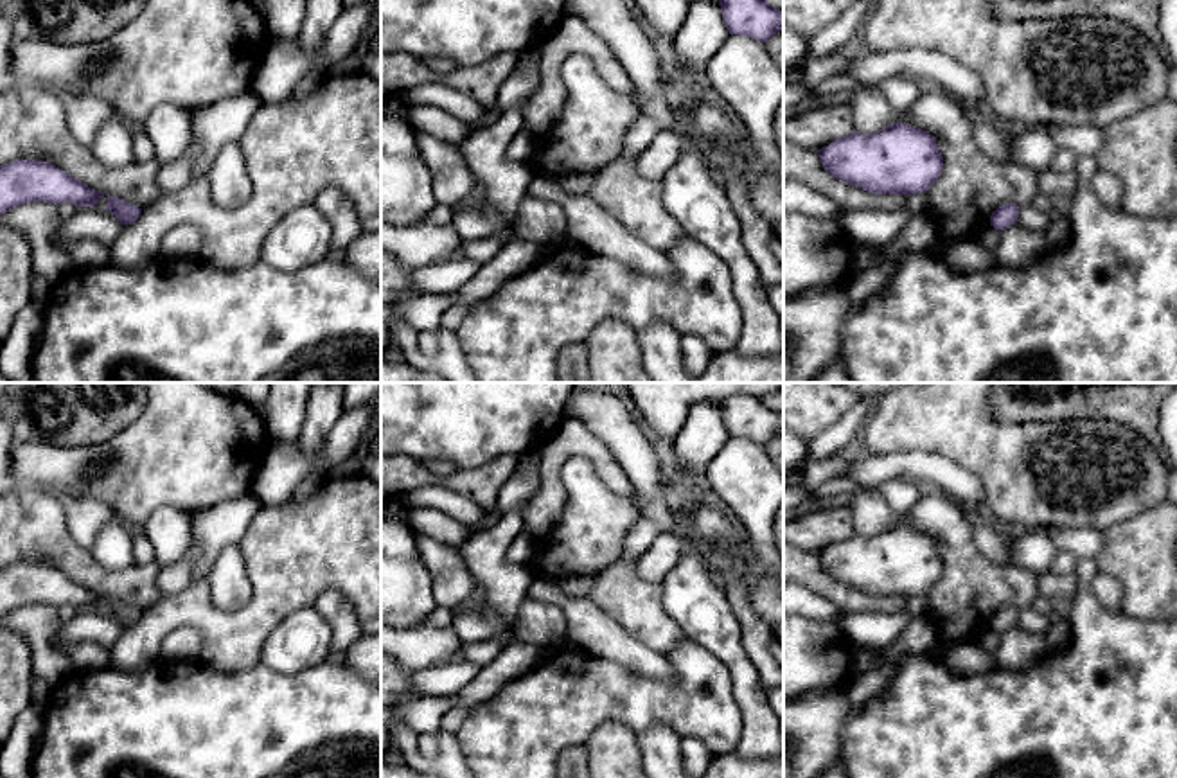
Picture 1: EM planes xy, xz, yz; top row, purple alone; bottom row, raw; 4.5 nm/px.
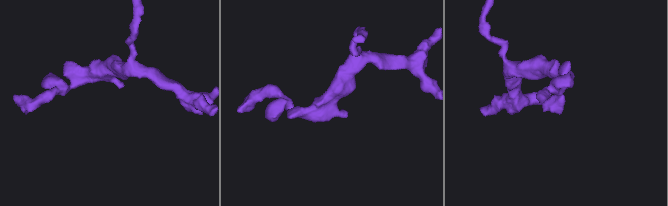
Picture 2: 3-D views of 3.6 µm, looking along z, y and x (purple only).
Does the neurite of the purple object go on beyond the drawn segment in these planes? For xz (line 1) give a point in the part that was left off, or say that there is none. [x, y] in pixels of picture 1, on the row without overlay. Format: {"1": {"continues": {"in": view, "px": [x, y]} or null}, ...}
{"1": {"continues": null}}

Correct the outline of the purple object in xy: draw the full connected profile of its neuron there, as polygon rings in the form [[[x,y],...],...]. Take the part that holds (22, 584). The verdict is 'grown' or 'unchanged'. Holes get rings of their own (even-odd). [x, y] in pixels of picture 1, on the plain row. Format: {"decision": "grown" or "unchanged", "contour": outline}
{"decision": "unchanged", "contour": [[[16,562],[0,568],[0,618],[31,604],[93,609],[102,598],[50,564]]]}

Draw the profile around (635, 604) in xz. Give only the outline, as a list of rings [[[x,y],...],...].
[[[616,561],[600,571],[586,598],[656,652],[667,654],[686,640],[663,607],[663,584],[643,580],[633,561]]]

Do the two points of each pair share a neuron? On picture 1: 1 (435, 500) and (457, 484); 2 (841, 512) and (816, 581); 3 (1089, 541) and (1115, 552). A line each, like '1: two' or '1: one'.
1: two
2: two
3: two

